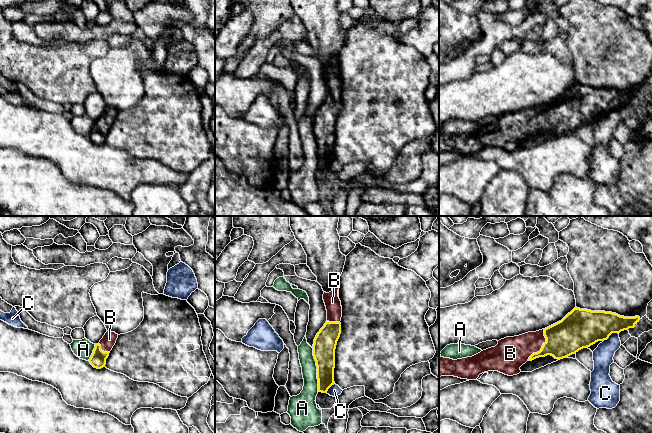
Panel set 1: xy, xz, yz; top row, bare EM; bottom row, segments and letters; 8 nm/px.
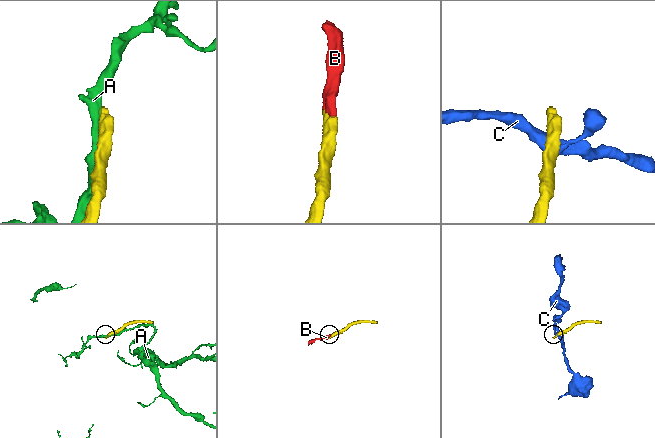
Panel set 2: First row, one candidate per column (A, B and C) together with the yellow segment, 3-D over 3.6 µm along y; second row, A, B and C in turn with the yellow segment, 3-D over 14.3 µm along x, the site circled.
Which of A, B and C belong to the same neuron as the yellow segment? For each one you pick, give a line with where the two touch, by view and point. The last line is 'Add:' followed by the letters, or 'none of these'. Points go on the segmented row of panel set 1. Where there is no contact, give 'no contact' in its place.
B: contact yz (542, 346)
Add: B

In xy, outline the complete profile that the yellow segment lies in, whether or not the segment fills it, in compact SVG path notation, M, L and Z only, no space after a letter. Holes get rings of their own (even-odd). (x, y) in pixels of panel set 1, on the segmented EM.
M107 331L98 344L95 344L93 353L89 359L90 364L97 369L101 369L106 365L106 359L110 351L116 343L118 334Z

